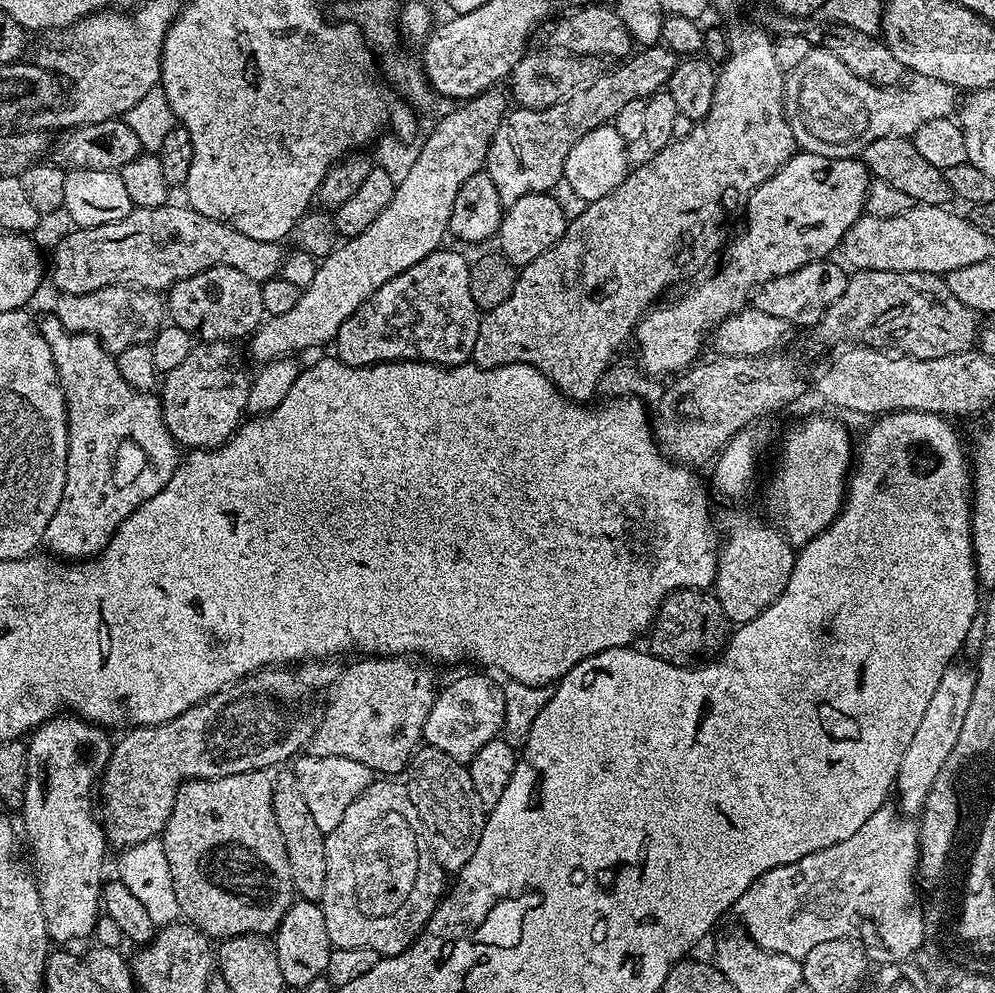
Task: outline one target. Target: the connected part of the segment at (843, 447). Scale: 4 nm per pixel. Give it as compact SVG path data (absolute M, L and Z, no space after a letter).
M812 416L804 420L793 432L784 436L784 468L772 476L772 485L768 488L768 500L778 515L784 516L782 531L793 546L803 546L822 534L836 521L836 515L844 507L846 485L850 479L850 469L854 464L854 440L836 420L828 416Z

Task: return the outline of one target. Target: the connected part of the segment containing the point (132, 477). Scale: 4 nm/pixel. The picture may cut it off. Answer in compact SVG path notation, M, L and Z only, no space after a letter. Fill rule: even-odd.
M48 314L45 320L41 319L39 326L52 351L68 411L66 482L58 510L54 510L54 518L50 518L44 531L43 543L46 548L48 544L49 553L64 558L91 558L108 545L116 527L131 512L138 510L142 502L154 498L154 494L158 494L158 490L170 482L178 463L178 445L164 421L161 397L130 387L122 378L117 357L96 337L87 332L72 332L64 328L54 314Z

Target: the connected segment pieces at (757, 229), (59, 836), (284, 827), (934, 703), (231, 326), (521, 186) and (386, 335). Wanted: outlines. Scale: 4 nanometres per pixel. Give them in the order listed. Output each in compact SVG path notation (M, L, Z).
M801 151L793 154L774 175L766 178L766 182L758 185L749 196L746 205L748 217L744 220L744 229L737 236L735 233L723 249L722 259L719 261L720 269L713 276L705 275L697 288L682 293L677 300L672 300L669 304L661 303L653 307L640 319L634 333L634 344L636 340L637 346L640 347L643 371L661 378L660 376L666 375L667 372L679 374L691 368L699 357L696 355L700 352L700 335L703 332L711 333L720 321L731 316L733 312L743 310L761 284L782 274L790 274L815 260L831 257L832 251L835 248L837 251L841 247L850 226L854 226L859 216L865 215L864 203L868 197L869 183L870 173L863 159L830 160L822 154Z
M57 714L35 729L26 740L28 745L28 781L26 782L26 794L24 795L24 807L22 809L22 815L24 815L24 832L28 835L28 844L32 847L33 858L36 859L37 869L35 868L35 871L38 873L36 885L42 898L42 910L46 914L48 938L49 941L55 943L57 940L58 943L56 944L60 946L67 945L67 940L80 940L83 936L91 937L95 933L97 919L102 912L102 885L106 880L106 875L104 876L106 837L103 823L98 819L97 813L96 816L92 813L92 800L94 804L94 789L97 787L100 777L104 774L104 767L107 766L108 759L112 757L114 740L113 737L110 738L107 735L111 736L101 725L90 724L87 720L81 720L75 714Z
M295 771L275 773L272 781L272 801L278 830L282 830L282 842L286 842L286 858L290 858L293 893L299 899L319 902L322 890L326 890L326 846L324 845L326 834L318 830L314 817L310 814L306 798L298 786Z
M950 666L942 674L942 682L938 682L938 690L934 690L934 698L930 698L930 706L926 706L926 714L922 714L922 722L906 746L906 754L902 754L902 766L896 775L895 791L900 791L901 813L916 818L921 815L927 794L934 786L938 770L950 758L954 746L958 742L958 734L962 734L962 722L966 722L966 710L970 710L970 698L974 694L976 674L971 667L956 668Z
M221 264L180 280L167 289L166 312L171 323L182 326L200 342L231 341L232 336L251 337L266 319L260 284Z
M644 46L639 51L627 57L624 63L628 64L614 69L613 72L606 73L605 76L604 73L597 75L596 79L588 81L583 88L577 88L573 96L559 100L554 106L549 108L516 106L505 115L504 121L498 126L498 130L494 130L494 138L488 147L486 168L488 177L494 182L494 186L498 186L501 204L505 206L513 204L518 202L518 198L526 198L526 194L534 194L535 192L551 193L552 187L563 181L566 154L570 154L574 142L578 142L578 138L582 138L582 134L615 121L618 110L622 110L622 106L626 106L626 102L645 101L667 85L668 79L674 73L678 63L675 54L663 46Z
M437 250L422 262L410 266L402 274L390 278L386 286L375 292L368 303L358 306L338 330L334 341L335 355L343 364L364 368L367 364L384 364L388 360L426 360L430 364L455 366L469 363L474 342L478 342L478 326L482 309L470 294L470 260L456 252Z

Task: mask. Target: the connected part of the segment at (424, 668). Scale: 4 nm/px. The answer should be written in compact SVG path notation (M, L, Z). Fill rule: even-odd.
M408 656L360 658L357 664L350 665L337 678L320 721L315 721L310 741L311 755L354 758L354 762L362 762L373 773L383 774L388 778L395 777L395 772L400 772L403 768L405 771L417 748L421 747L426 718L436 701L438 683L436 684L436 676L432 673L431 666L433 667L431 663Z

